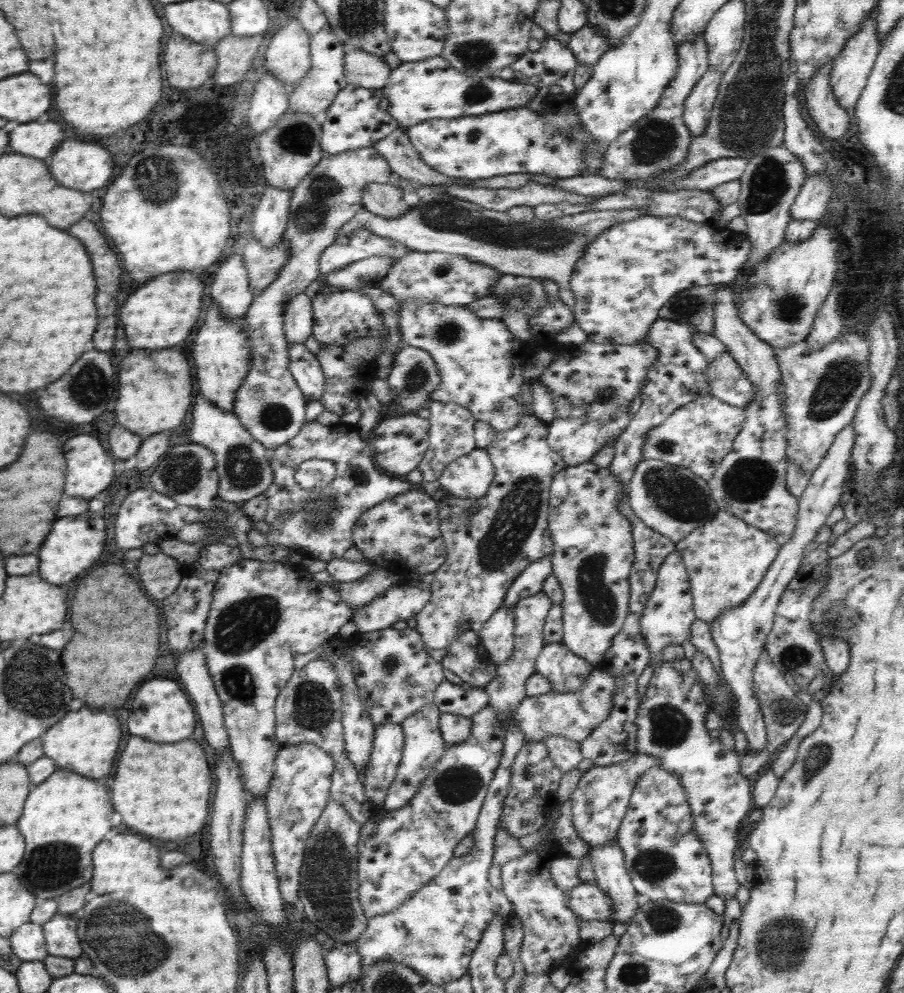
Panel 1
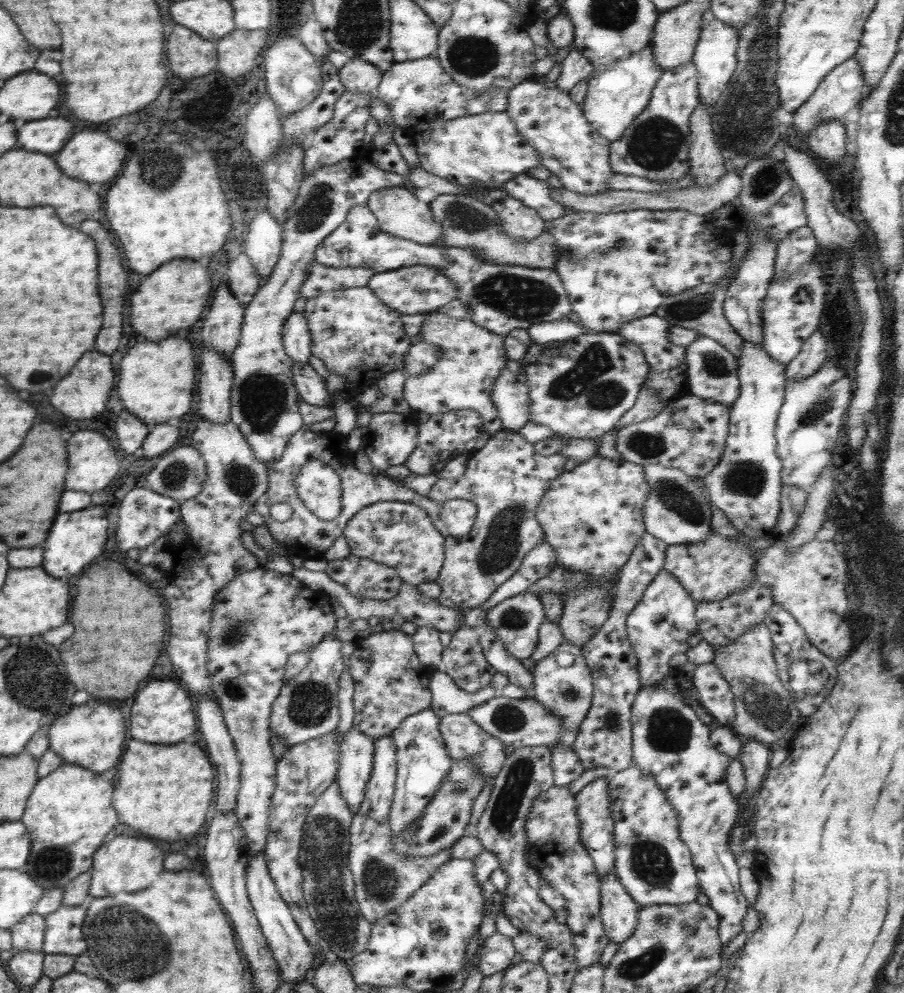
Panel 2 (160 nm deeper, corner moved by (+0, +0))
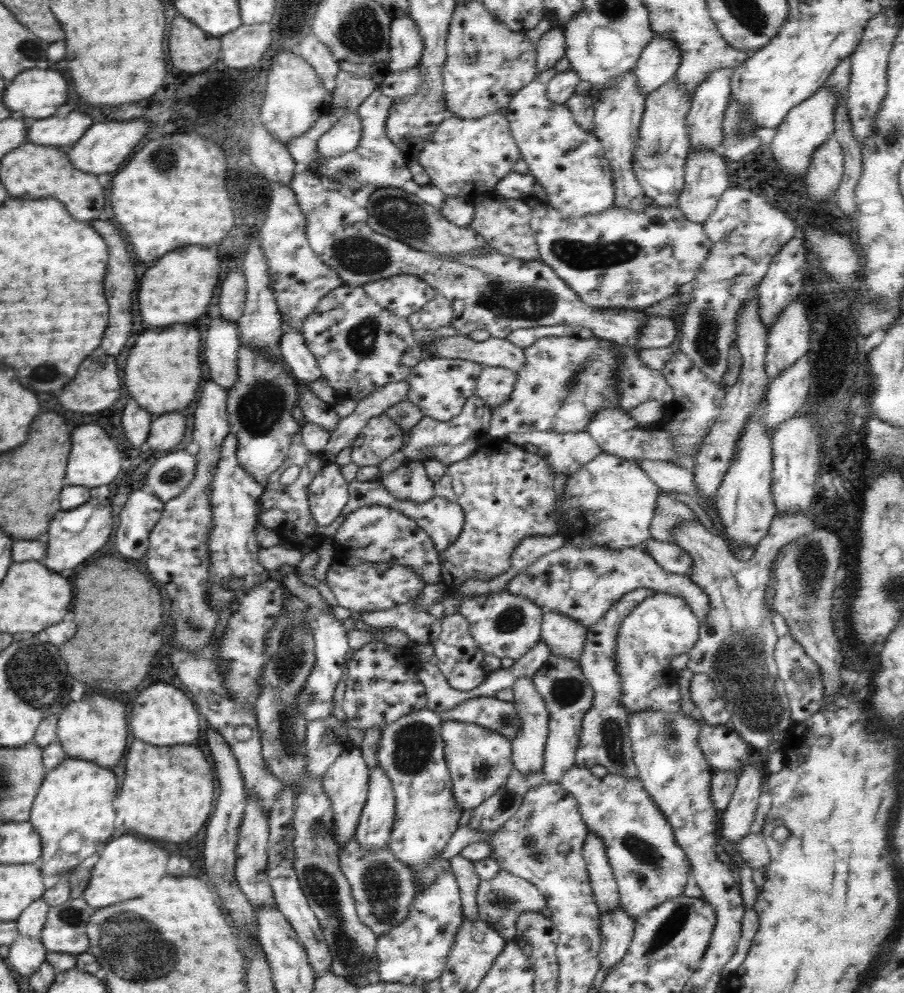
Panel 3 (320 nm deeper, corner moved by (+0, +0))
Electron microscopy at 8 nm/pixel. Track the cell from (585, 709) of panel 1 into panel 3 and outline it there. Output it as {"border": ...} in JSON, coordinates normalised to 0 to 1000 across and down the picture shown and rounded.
{"border":[[[532,701],[509,708],[506,712],[491,716],[490,725],[509,725],[529,729],[558,740],[562,745],[571,741],[575,724],[567,707],[559,707],[548,702]]]}

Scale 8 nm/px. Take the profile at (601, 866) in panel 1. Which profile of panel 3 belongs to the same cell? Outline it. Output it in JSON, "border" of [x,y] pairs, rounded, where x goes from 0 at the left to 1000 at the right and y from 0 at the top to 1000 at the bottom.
{"border":[[[688,913],[673,921],[665,921],[664,927],[664,972],[673,981],[692,962],[701,943],[704,927]]]}

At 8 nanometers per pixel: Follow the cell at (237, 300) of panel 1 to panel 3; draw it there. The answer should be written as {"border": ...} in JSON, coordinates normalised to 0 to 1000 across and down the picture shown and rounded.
{"border":[[[242,315],[235,316],[232,330],[229,330],[228,350],[226,350],[227,366],[239,387],[242,387],[248,393],[252,394],[261,385],[263,379],[263,358],[267,349],[265,335],[261,322],[248,322]]]}

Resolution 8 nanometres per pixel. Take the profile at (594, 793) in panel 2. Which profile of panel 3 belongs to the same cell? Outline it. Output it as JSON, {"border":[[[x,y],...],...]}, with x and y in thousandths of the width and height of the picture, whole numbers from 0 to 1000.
{"border":[[[654,836],[645,850],[645,863],[664,921],[673,921],[686,913],[686,901],[684,901],[683,888],[673,866],[670,853],[666,845]]]}

